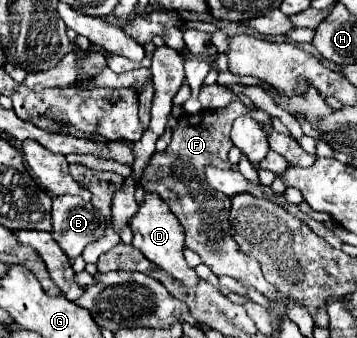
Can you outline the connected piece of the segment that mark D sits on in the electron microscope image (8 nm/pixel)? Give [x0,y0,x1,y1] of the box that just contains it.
[131,194,199,288]

